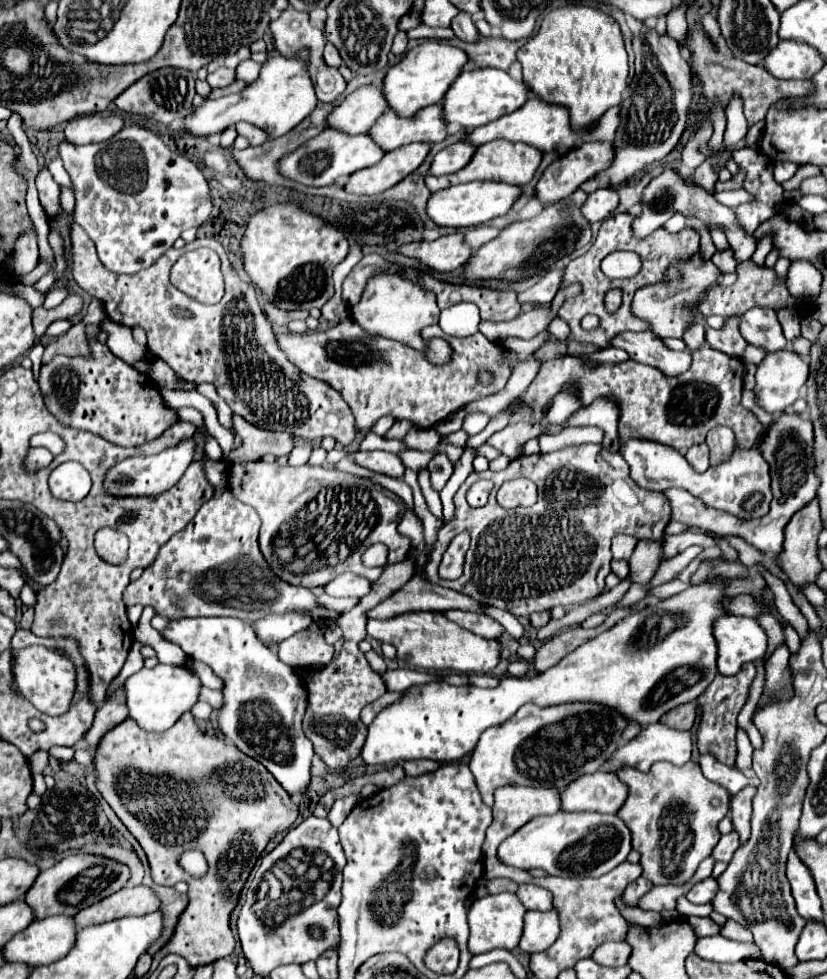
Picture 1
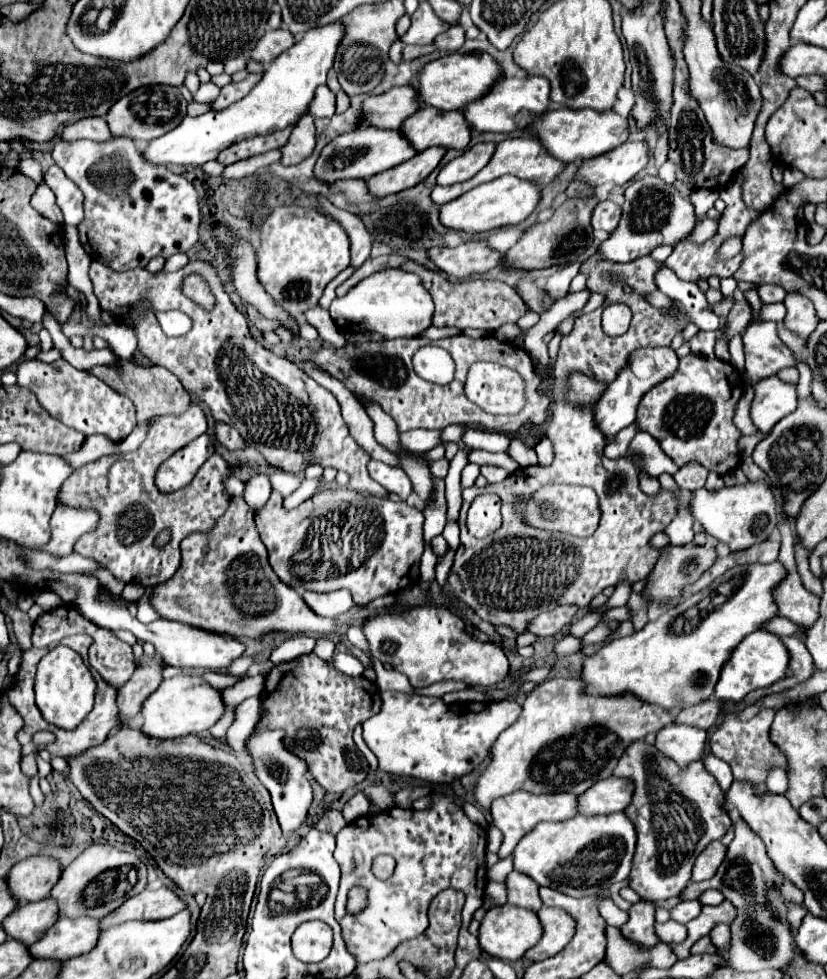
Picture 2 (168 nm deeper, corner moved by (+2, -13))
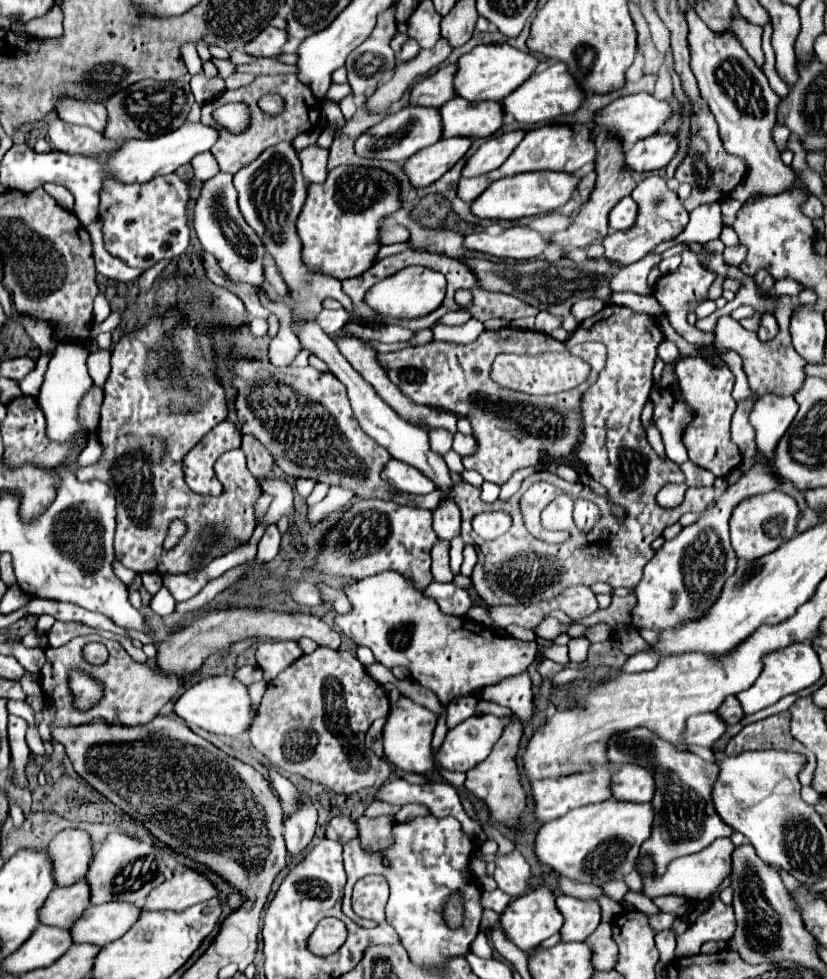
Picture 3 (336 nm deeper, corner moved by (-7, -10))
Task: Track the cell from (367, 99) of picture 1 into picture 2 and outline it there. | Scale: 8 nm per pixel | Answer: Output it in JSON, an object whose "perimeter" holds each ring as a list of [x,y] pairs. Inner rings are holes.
{"perimeter":[[[412,85],[394,87],[382,95],[370,95],[364,101],[362,113],[370,125],[398,129],[404,119],[420,109],[416,103],[416,89]]]}

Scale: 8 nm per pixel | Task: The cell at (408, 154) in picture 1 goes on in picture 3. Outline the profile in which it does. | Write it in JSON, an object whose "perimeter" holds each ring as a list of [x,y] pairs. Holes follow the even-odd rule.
{"perimeter":[[[443,138],[431,148],[423,148],[403,164],[411,186],[425,188],[439,180],[471,146],[469,138]]]}

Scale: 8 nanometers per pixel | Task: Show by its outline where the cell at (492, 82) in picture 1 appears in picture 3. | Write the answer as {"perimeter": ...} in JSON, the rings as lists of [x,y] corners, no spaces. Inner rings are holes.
{"perimeter":[[[553,59],[540,61],[540,66],[535,72],[503,100],[503,112],[521,124],[541,124],[541,122],[549,124],[559,114],[575,112],[581,106],[581,88],[577,88],[577,82],[573,80],[573,76],[569,76],[565,64],[556,61]]]}

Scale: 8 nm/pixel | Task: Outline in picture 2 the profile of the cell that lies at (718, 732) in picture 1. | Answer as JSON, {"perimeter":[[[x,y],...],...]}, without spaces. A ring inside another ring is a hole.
{"perimeter":[[[724,709],[724,723],[720,725],[720,729],[716,729],[710,735],[710,751],[732,767],[734,779],[740,779],[740,781],[746,779],[758,785],[758,783],[764,783],[770,767],[780,767],[788,771],[788,759],[784,759],[784,753],[770,741],[770,735],[768,735],[772,719],[774,719],[774,711],[764,711],[754,719],[750,719],[748,723],[742,723],[738,719],[738,713],[726,713]]]}

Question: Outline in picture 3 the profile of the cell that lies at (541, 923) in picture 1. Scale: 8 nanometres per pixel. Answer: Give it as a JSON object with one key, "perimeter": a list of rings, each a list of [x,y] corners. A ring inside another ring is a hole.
{"perimeter":[[[559,894],[557,908],[565,918],[561,928],[561,942],[587,940],[601,922],[597,902],[585,902],[567,894]]]}

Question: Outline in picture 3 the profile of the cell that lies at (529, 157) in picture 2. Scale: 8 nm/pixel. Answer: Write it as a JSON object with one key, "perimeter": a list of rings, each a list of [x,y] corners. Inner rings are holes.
{"perimeter":[[[545,124],[541,128],[529,130],[525,134],[525,138],[519,142],[519,146],[515,148],[515,152],[509,156],[509,160],[505,160],[503,166],[499,166],[497,170],[479,176],[479,178],[461,178],[459,186],[457,186],[457,196],[465,202],[475,200],[491,182],[499,180],[499,178],[507,178],[507,176],[515,176],[521,172],[541,172],[541,170],[551,170],[551,172],[567,172],[567,174],[575,174],[581,166],[585,166],[587,162],[593,162],[595,158],[595,144],[589,140],[589,126],[585,124]]]}

